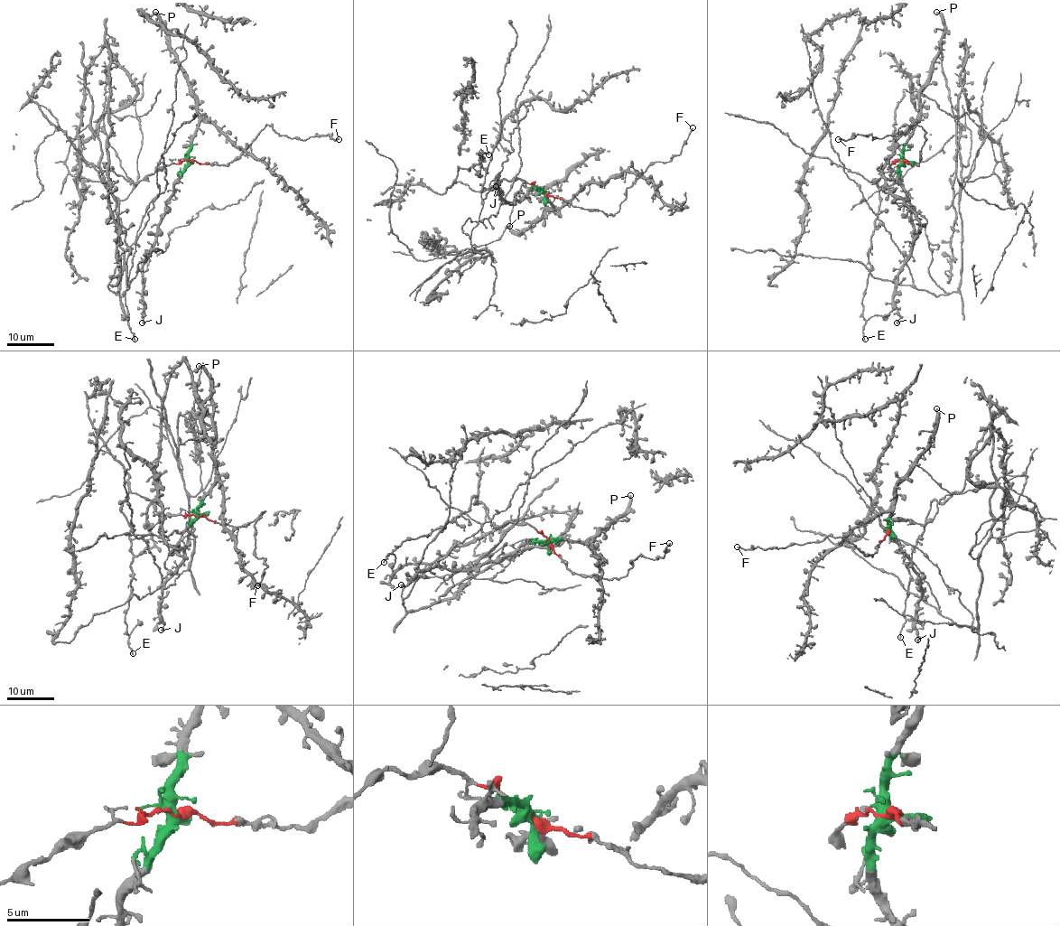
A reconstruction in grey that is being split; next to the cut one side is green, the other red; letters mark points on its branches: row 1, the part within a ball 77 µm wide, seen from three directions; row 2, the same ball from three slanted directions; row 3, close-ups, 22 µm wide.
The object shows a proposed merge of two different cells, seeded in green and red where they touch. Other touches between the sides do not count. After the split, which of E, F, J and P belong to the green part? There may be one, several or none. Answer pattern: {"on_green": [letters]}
{"on_green": ["J", "P"]}

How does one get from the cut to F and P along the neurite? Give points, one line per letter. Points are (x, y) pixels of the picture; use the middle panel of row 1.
F: (543, 191), (573, 206), (615, 214), (626, 193), (650, 165), (666, 163), (677, 155), (692, 127)
P: (543, 191), (551, 209), (522, 233), (515, 233), (508, 226)

